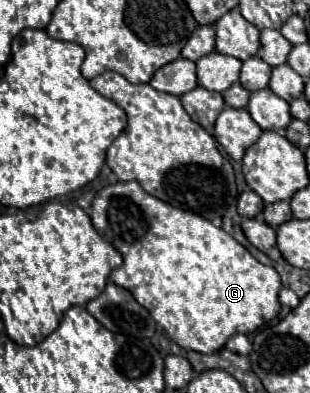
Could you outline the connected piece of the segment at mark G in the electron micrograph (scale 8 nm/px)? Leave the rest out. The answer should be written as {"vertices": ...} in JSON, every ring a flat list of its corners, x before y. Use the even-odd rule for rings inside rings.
{"vertices":[[116,182,102,188,92,202,90,218,100,236,104,236,104,240,108,240,124,258,124,264,112,270,110,280,130,290,132,296,150,312,156,324,160,324,184,350,214,354,222,350,226,340,236,332,250,334,264,322,278,316,278,292,282,282,272,266,260,264,240,242,210,220,150,196,138,182]]}

